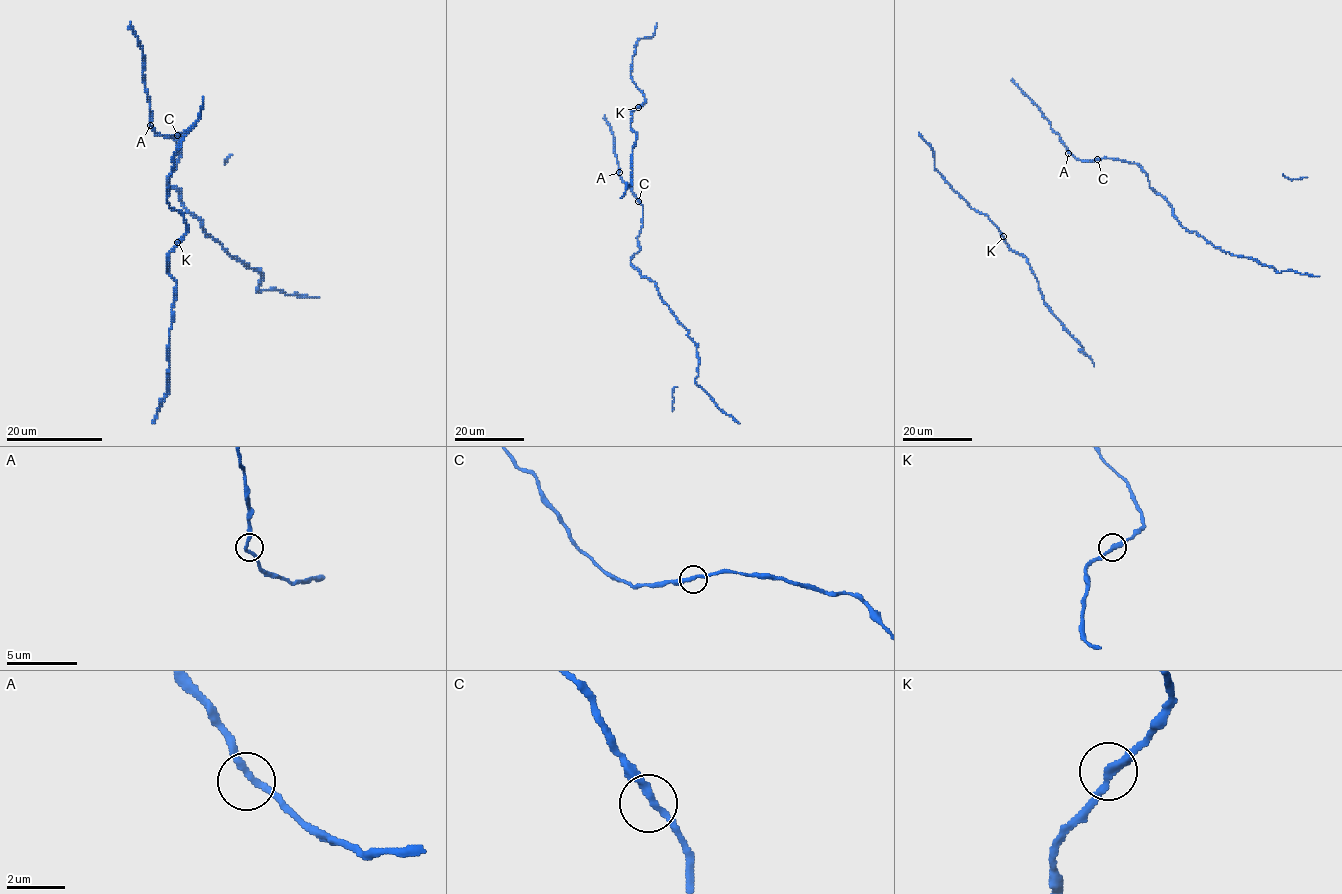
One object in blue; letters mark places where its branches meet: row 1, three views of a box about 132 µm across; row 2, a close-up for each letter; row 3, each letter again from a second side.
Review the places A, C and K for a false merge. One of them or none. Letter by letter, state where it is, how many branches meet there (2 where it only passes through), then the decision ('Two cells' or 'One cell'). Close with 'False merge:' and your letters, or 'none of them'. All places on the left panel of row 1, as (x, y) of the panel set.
A: Place: (150, 125). Branches: 2. One cell
C: Place: (177, 135). Branches: 2. One cell
K: Place: (177, 242). Branches: 2. One cell
False merge: none of them

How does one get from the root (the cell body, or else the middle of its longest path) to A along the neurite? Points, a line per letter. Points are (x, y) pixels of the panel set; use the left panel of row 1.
A: (178, 133), (164, 137), (150, 125)

